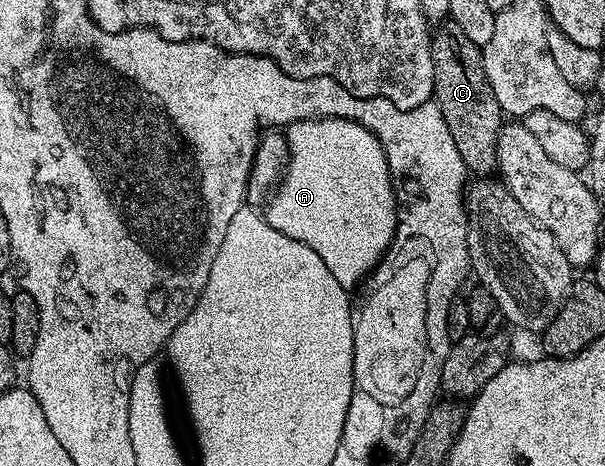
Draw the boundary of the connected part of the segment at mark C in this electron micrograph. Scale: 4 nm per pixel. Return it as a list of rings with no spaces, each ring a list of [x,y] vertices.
[[[448,21],[437,26],[430,35],[434,61],[434,101],[446,117],[446,126],[465,168],[473,176],[488,177],[498,167],[498,137],[506,122],[505,108],[498,101],[484,68],[482,48],[474,44],[462,29]]]

